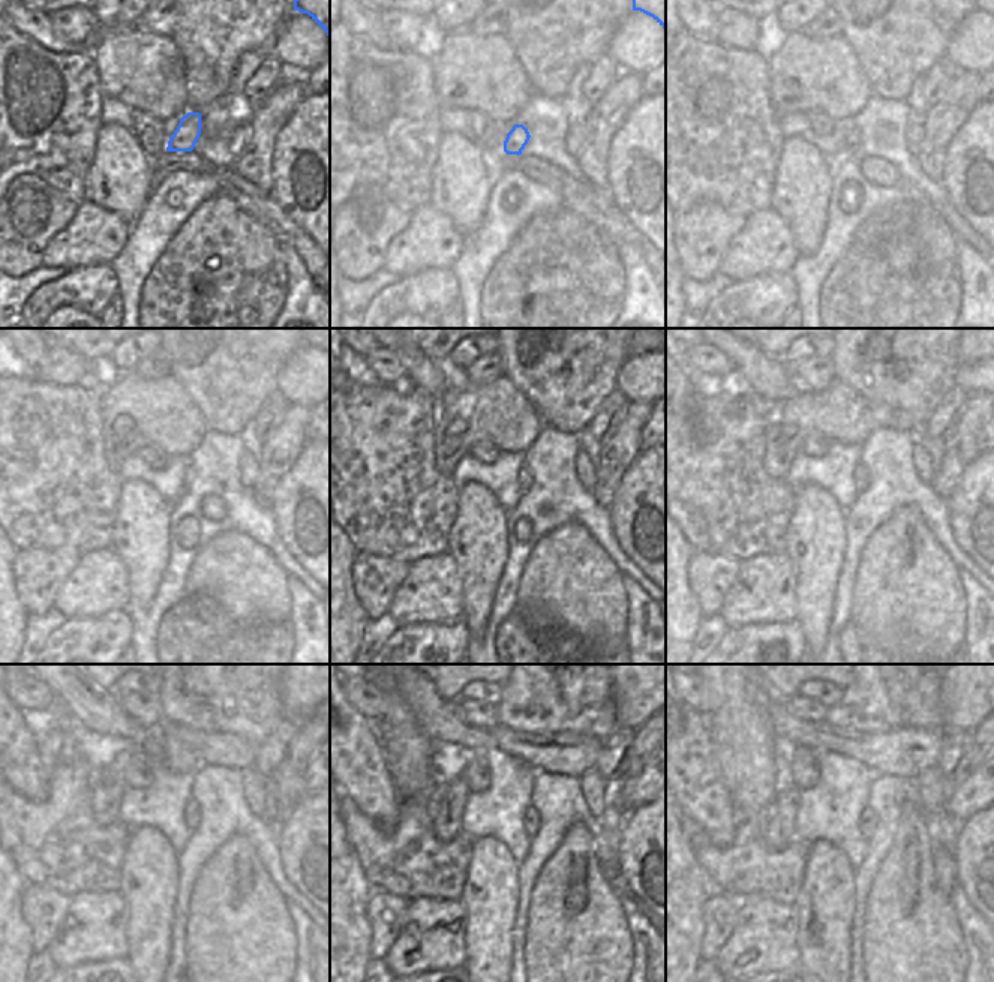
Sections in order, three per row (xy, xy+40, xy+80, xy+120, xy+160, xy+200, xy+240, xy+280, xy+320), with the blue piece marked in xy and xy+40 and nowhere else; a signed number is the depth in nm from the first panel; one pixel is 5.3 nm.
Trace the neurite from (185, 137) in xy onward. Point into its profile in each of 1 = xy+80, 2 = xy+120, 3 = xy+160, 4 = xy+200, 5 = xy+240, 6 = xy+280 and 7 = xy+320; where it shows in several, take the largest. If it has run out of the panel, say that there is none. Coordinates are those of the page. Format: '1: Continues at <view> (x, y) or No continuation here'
1: Continues at xy+80 (853, 140)
2: Continues at xy+120 (189, 474)
3: Continues at xy+160 (525, 477)
4: Continues at xy+200 (861, 473)
5: Continues at xy+240 (192, 813)
6: Continues at xy+280 (531, 820)
7: Continues at xy+320 (868, 819).

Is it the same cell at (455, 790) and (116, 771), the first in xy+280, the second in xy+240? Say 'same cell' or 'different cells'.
same cell

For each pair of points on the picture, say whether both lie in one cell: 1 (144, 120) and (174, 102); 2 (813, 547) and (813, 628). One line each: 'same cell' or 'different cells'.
1: different cells
2: same cell

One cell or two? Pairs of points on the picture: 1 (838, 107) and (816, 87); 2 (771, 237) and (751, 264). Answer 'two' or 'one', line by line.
1: one
2: one

